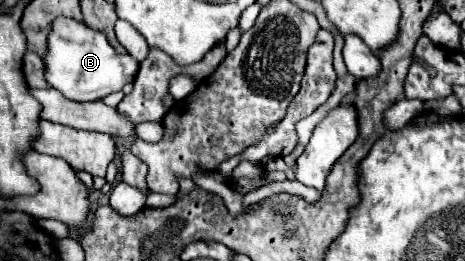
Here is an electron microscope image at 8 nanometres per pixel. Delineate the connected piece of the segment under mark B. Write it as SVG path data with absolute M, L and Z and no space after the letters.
M56 20L48 36L46 80L52 88L60 90L64 96L76 102L90 102L108 96L110 92L122 90L124 84L132 82L138 72L138 62L130 54L118 54L106 40L102 32L88 28L74 20Z

